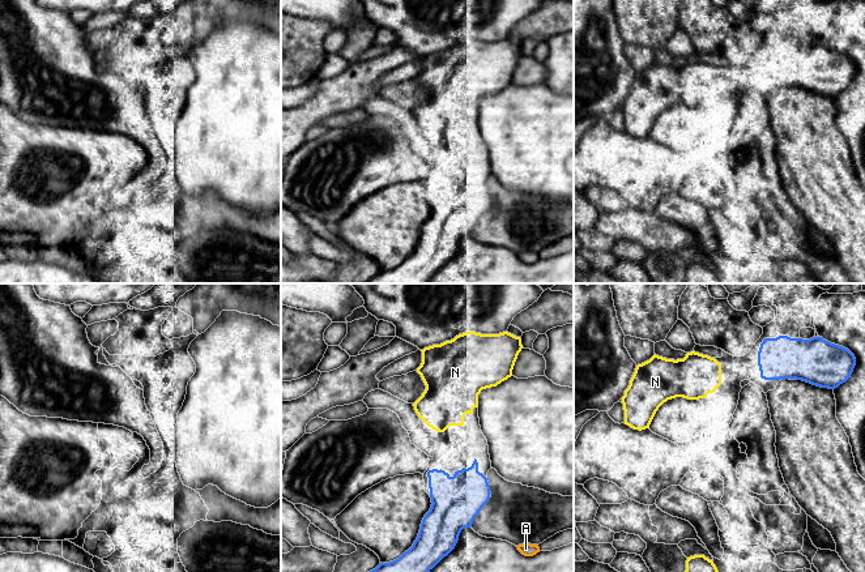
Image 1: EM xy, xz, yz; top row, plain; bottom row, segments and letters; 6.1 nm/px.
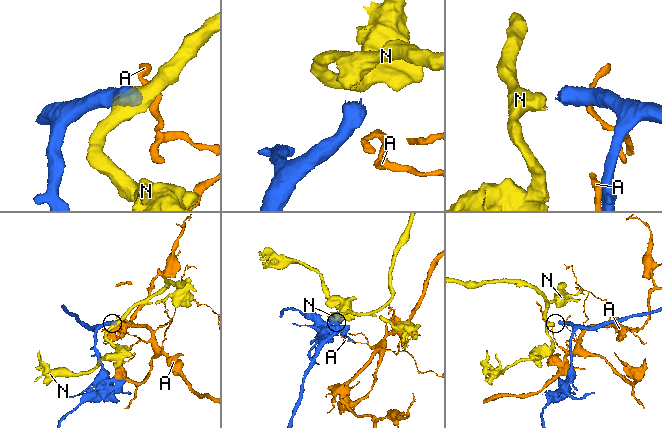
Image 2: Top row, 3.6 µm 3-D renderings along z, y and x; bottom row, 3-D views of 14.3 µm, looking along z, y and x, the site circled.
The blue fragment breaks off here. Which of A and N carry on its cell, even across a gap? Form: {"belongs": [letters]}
{"belongs": ["N"]}

